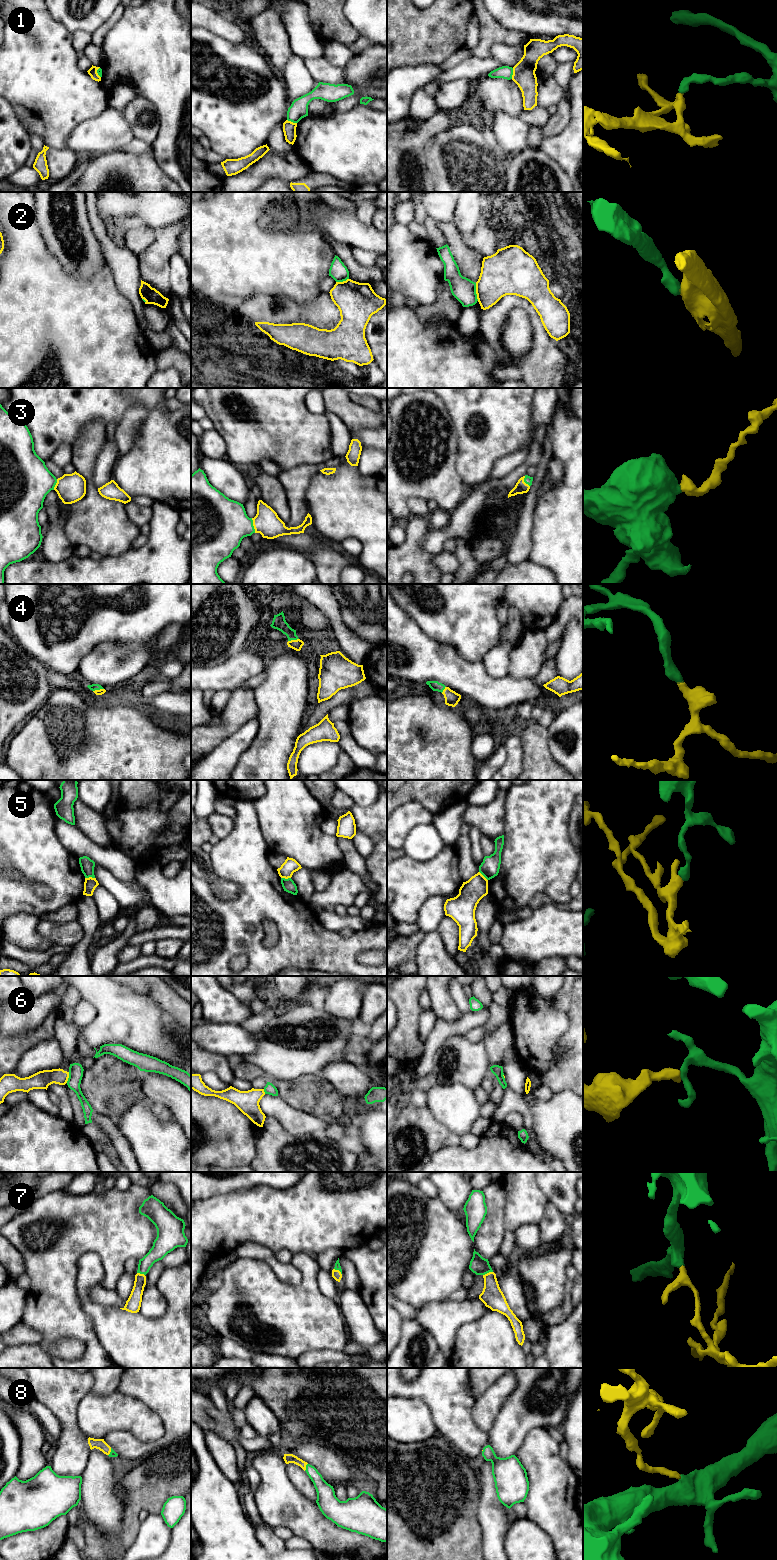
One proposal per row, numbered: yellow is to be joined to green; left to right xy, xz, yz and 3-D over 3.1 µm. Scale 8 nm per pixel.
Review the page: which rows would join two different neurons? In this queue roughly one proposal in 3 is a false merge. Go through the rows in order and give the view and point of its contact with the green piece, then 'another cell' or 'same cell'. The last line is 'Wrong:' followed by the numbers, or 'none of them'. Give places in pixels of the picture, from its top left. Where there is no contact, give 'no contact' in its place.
1: meets green in yz at (512, 73); another cell
2: meets green in yz at (475, 292); another cell
3: meets green in xz at (252, 525); same cell
4: meets green in xz at (293, 639); same cell
5: meets green in xy at (89, 876); another cell
6: meets green in xy at (69, 1077); another cell
7: meets green in yz at (487, 1272); same cell
8: meets green in xz at (306, 1467); same cell
Wrong: 1, 2, 5, 6

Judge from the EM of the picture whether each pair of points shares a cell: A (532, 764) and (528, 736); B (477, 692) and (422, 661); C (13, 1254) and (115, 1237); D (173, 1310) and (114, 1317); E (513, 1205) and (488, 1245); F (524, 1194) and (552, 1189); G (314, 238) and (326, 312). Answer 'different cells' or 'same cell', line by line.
A: same cell
B: same cell
C: different cells
D: same cell
E: different cells
F: different cells
G: different cells

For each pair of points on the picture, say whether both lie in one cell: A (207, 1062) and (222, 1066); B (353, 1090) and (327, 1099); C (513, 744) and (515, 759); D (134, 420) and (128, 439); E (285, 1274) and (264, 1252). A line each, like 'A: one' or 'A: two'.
A: one
B: two
C: one
D: one
E: one

